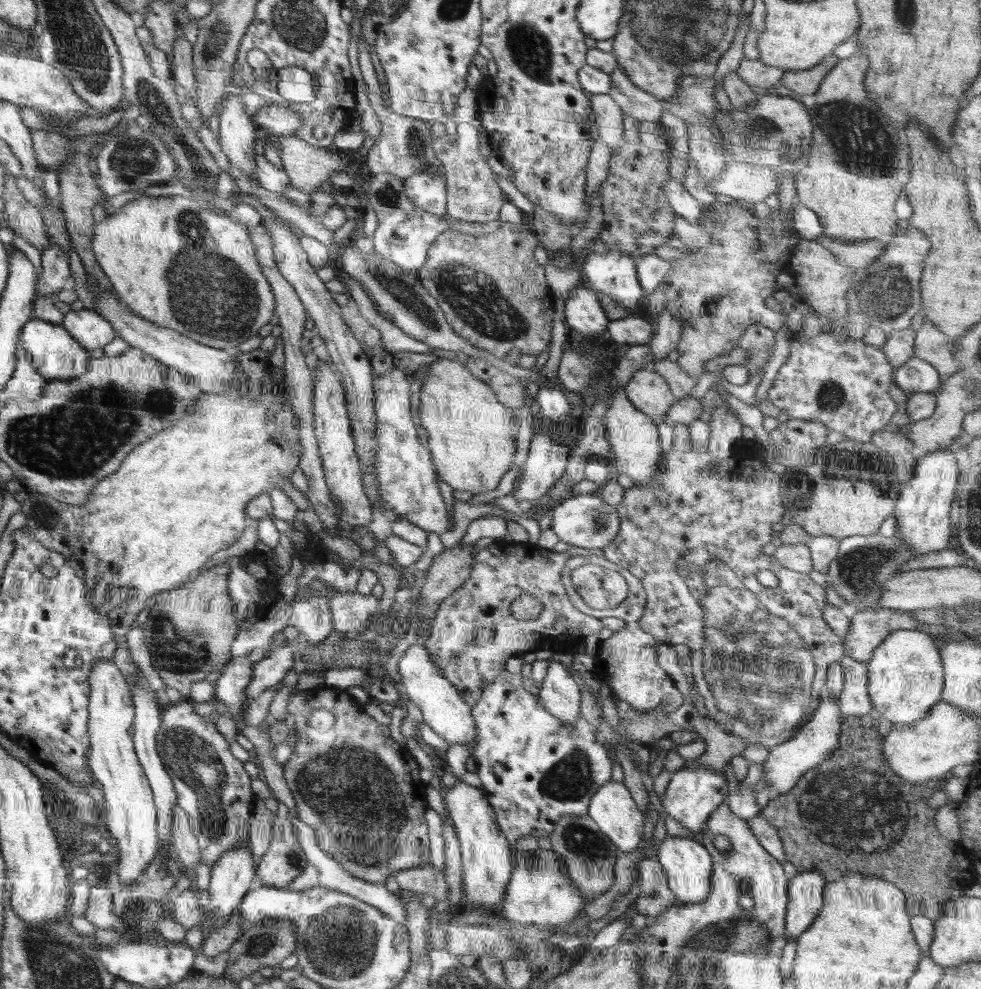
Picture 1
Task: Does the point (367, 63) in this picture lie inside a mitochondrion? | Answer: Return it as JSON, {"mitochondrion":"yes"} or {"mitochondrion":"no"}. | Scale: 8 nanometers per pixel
{"mitochondrion":"no"}

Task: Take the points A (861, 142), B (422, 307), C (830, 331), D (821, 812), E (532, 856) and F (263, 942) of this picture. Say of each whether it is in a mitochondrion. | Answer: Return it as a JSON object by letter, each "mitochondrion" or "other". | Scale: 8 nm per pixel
{"A":"mitochondrion","B":"mitochondrion","C":"mitochondrion","D":"mitochondrion","E":"other","F":"mitochondrion"}

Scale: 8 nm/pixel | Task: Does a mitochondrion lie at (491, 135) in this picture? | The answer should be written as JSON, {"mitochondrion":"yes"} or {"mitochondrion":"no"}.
{"mitochondrion":"no"}

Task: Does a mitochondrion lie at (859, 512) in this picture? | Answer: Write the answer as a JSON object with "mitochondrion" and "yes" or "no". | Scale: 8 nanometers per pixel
{"mitochondrion":"no"}

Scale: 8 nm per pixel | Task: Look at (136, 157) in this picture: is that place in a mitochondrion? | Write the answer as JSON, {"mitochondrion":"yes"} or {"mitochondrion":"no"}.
{"mitochondrion":"yes"}

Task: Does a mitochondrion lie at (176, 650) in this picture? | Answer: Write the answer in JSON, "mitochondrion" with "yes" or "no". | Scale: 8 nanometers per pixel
{"mitochondrion":"yes"}

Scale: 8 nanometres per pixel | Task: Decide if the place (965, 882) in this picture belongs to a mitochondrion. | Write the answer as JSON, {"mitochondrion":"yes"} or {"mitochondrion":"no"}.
{"mitochondrion":"no"}

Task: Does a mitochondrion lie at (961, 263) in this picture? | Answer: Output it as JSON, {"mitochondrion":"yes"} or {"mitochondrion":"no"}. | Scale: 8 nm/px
{"mitochondrion":"no"}

